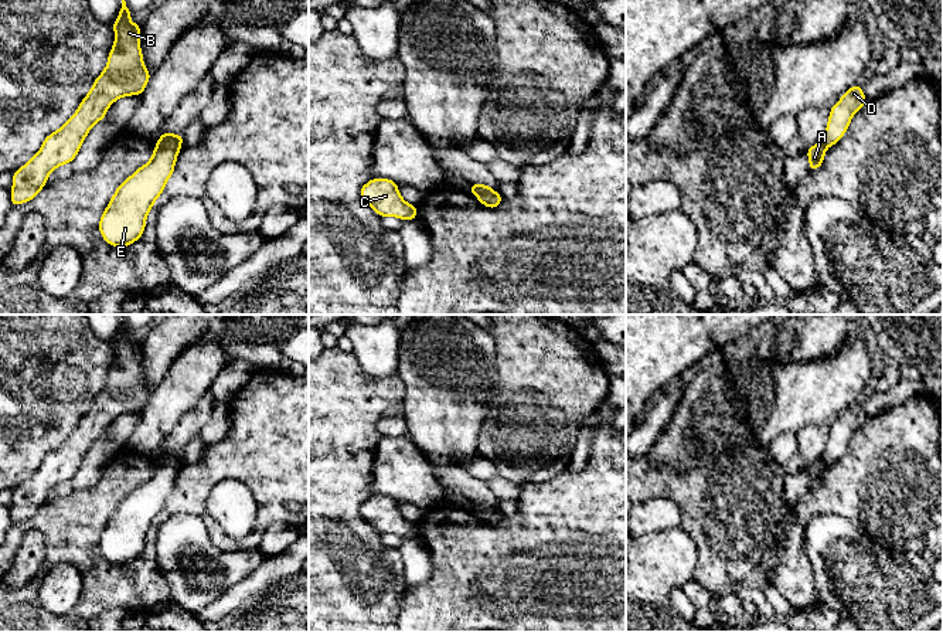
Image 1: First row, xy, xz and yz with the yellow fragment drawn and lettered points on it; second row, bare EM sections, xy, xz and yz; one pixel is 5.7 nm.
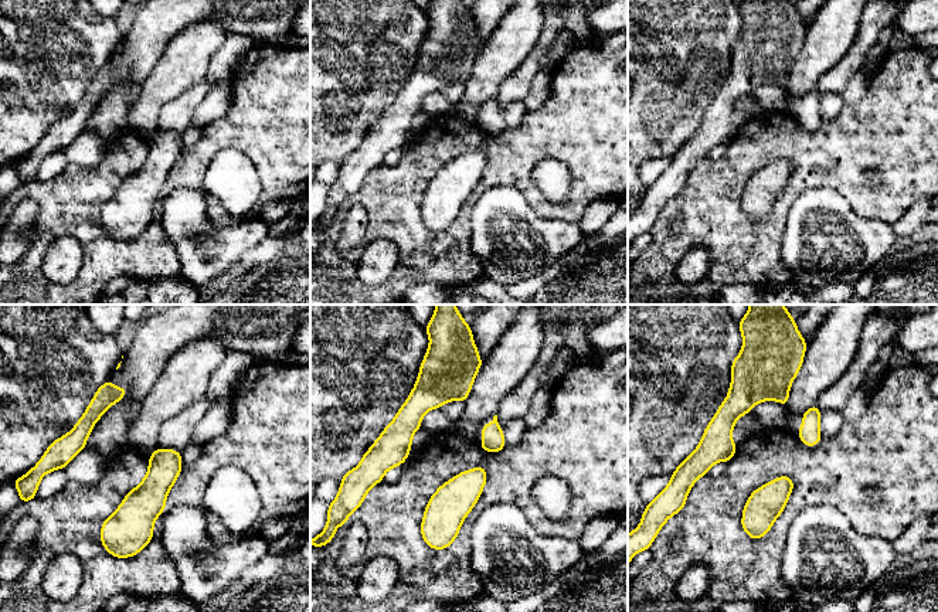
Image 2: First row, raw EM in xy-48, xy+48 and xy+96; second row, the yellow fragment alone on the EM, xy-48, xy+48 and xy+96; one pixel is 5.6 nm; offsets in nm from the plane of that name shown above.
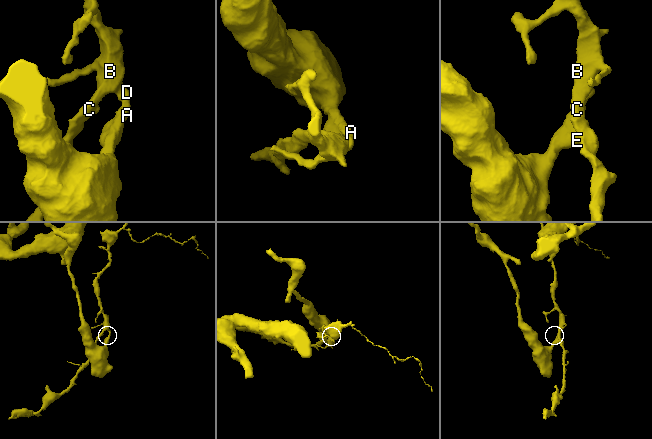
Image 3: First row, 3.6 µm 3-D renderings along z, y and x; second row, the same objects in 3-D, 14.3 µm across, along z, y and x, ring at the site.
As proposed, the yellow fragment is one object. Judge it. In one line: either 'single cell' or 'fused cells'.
fused cells

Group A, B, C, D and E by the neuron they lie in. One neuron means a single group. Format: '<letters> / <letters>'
A E / B C D

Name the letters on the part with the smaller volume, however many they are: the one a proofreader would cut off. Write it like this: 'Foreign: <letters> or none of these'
Foreign: B, C, D

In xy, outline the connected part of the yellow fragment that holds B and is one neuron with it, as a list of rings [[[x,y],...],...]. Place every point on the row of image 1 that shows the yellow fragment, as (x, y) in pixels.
[[[122,0],[118,20],[112,26],[115,44],[106,68],[69,120],[48,135],[37,154],[13,171],[11,207],[31,201],[45,187],[52,170],[75,159],[92,126],[105,119],[115,101],[144,91],[152,72],[146,69],[140,50],[142,24],[133,24],[129,20],[132,14]]]

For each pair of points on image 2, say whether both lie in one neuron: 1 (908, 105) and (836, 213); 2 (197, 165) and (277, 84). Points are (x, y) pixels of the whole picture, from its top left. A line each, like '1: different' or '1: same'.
1: different
2: same

